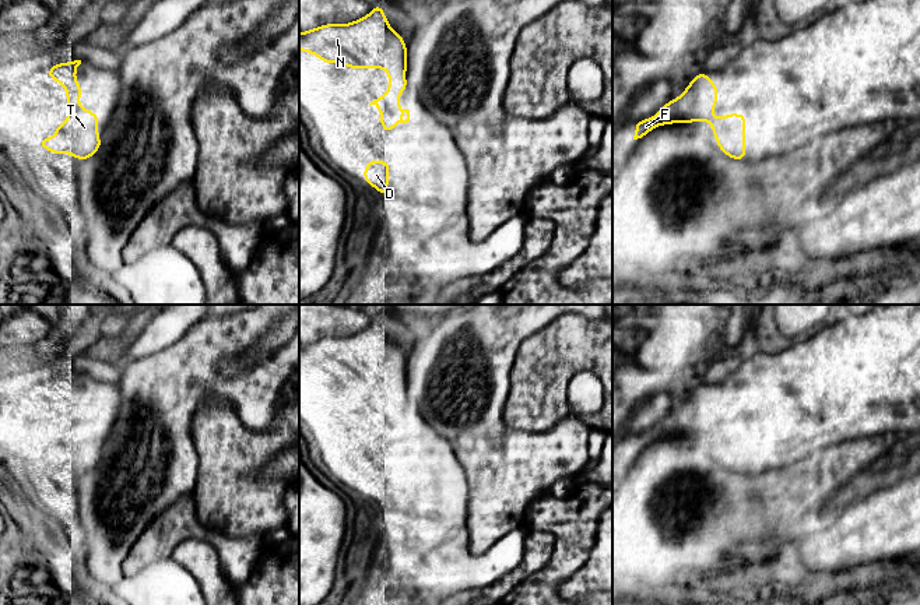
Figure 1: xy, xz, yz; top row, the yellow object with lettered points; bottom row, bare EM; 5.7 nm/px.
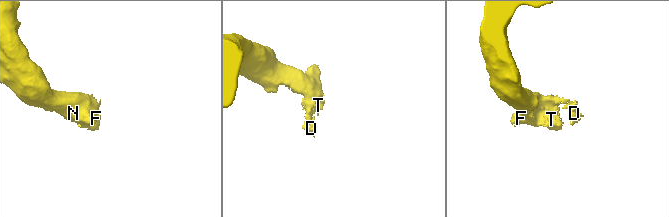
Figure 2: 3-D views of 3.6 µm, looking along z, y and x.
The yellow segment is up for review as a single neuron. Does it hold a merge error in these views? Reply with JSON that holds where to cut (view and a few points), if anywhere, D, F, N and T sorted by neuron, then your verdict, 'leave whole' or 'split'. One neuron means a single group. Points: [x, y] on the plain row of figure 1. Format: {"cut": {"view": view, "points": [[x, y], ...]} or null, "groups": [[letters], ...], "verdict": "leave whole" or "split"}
{"cut": null, "groups": [["D", "F", "N", "T"]], "verdict": "leave whole"}

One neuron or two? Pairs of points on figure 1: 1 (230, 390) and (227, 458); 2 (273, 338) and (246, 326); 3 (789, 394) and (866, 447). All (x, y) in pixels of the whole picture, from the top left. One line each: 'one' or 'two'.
1: two
2: two
3: two

